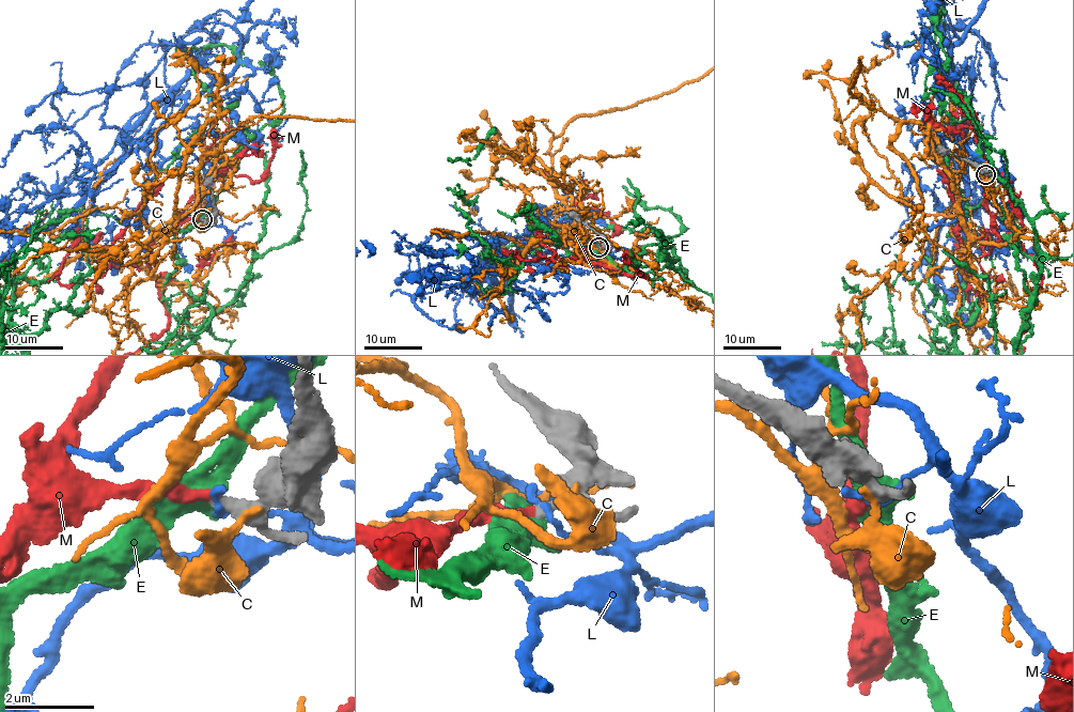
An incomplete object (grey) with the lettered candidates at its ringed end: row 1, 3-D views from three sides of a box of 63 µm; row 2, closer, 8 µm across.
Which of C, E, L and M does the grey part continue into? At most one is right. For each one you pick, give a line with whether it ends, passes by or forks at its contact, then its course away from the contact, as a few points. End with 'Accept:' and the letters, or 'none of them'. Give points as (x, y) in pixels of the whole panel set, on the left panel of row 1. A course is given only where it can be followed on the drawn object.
M: It ends there
Accept: M

